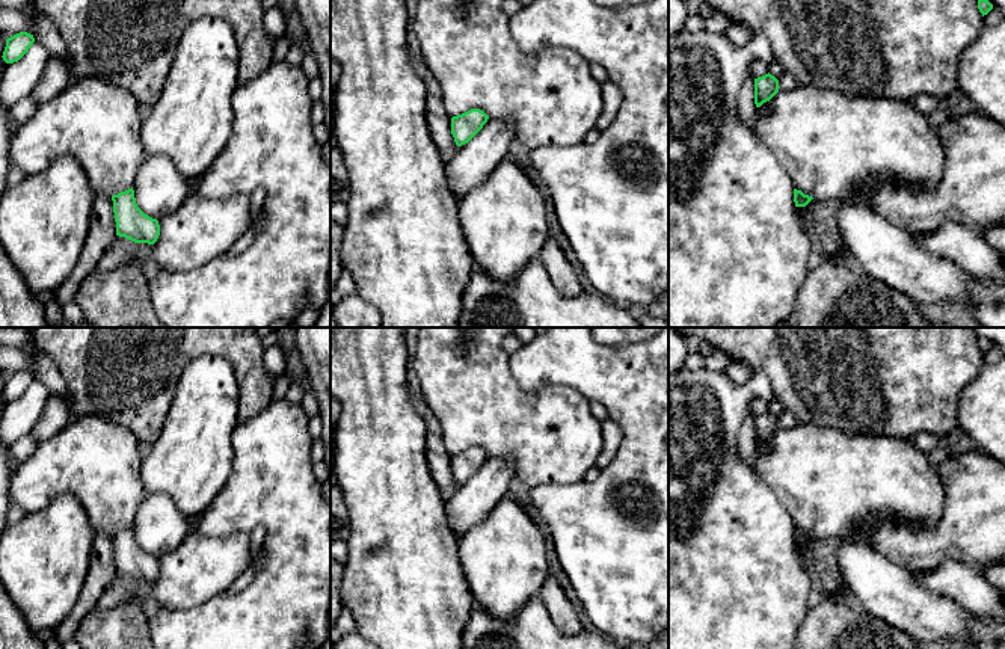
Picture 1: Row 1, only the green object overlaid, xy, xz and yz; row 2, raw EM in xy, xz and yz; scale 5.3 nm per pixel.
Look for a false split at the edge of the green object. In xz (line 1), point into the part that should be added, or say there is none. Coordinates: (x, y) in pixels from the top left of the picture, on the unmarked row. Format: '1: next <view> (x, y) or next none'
1: next none

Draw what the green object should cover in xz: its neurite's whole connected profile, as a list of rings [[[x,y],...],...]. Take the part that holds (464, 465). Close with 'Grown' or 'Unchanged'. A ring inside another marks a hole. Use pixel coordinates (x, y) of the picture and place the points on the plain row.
[[[471,447],[451,456],[451,472],[457,484],[468,481],[487,460],[489,454],[480,447]]]. Unchanged

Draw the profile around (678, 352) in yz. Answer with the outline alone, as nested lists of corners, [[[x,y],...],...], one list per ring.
[[[668,328],[668,374],[676,373],[685,367],[688,356],[685,337]]]

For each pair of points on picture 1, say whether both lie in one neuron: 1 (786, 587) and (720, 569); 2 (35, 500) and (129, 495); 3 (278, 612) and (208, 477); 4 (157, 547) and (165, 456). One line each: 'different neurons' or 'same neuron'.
1: same neuron
2: same neuron
3: different neurons
4: different neurons

